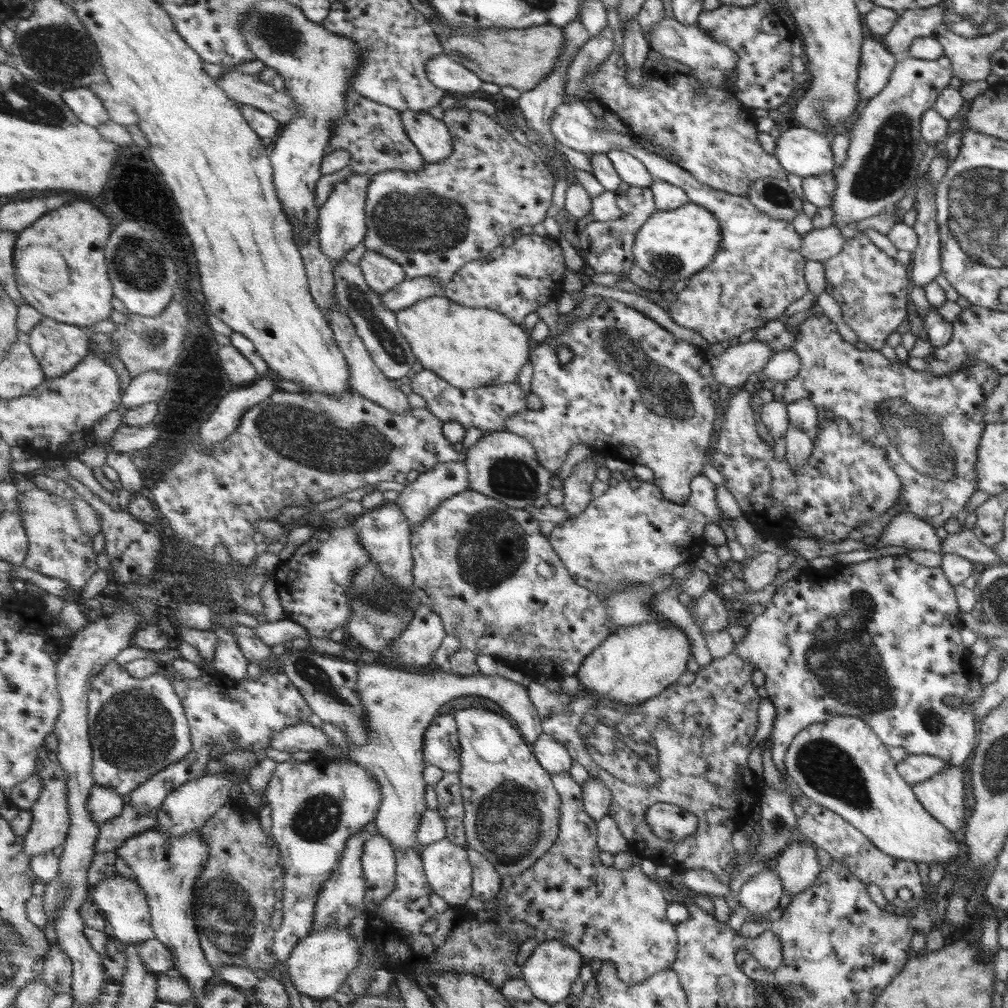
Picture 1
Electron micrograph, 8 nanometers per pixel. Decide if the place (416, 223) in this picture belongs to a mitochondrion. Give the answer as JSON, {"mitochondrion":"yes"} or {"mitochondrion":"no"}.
{"mitochondrion":"yes"}

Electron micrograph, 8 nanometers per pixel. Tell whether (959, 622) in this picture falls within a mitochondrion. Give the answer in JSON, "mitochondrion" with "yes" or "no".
{"mitochondrion":"no"}

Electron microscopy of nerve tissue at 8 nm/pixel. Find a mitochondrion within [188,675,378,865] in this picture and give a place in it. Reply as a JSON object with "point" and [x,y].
{"point":[317,819]}

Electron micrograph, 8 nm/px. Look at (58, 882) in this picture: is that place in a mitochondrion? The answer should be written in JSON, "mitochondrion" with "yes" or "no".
{"mitochondrion":"no"}

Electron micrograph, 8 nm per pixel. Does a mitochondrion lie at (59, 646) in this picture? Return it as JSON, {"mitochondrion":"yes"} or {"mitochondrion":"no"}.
{"mitochondrion":"no"}

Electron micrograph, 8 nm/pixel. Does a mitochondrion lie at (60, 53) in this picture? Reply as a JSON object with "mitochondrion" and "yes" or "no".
{"mitochondrion":"yes"}

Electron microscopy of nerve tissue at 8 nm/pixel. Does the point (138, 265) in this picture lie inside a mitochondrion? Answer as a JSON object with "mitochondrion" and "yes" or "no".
{"mitochondrion":"yes"}

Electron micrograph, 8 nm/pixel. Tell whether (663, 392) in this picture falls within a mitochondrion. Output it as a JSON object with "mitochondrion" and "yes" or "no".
{"mitochondrion":"yes"}

